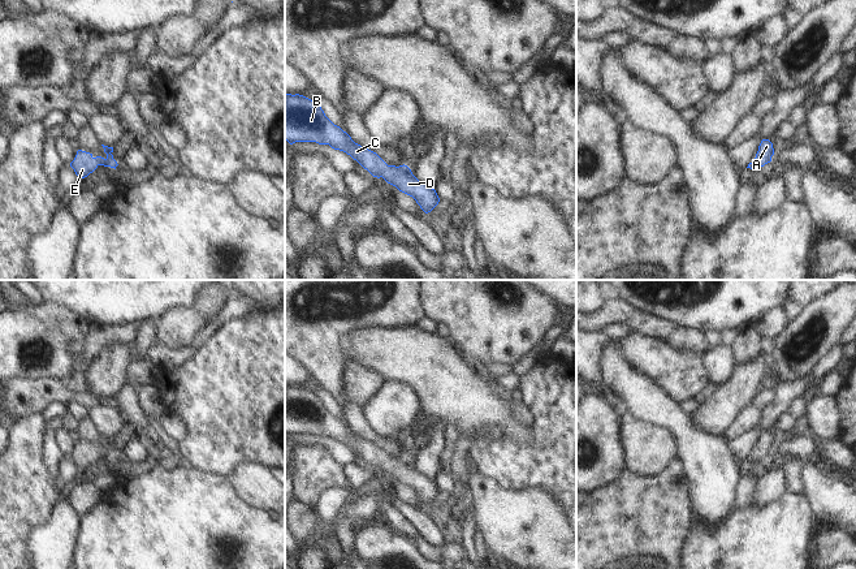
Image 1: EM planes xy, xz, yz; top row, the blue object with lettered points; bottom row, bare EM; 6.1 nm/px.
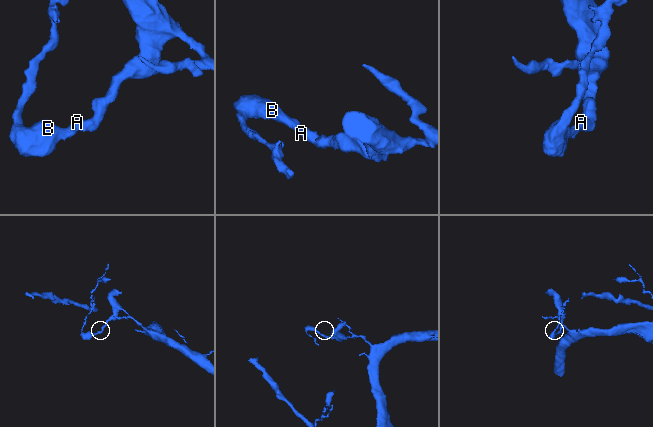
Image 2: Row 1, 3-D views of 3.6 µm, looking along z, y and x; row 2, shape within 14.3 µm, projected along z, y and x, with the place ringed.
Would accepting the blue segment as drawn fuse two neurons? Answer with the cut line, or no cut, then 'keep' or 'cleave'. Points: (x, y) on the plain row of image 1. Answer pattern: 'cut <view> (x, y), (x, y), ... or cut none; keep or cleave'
cut none; keep

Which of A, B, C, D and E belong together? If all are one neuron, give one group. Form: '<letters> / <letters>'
A B C D E

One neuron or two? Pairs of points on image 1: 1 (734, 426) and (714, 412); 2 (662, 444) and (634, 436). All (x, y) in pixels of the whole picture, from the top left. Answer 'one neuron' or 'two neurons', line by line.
1: two neurons
2: one neuron

